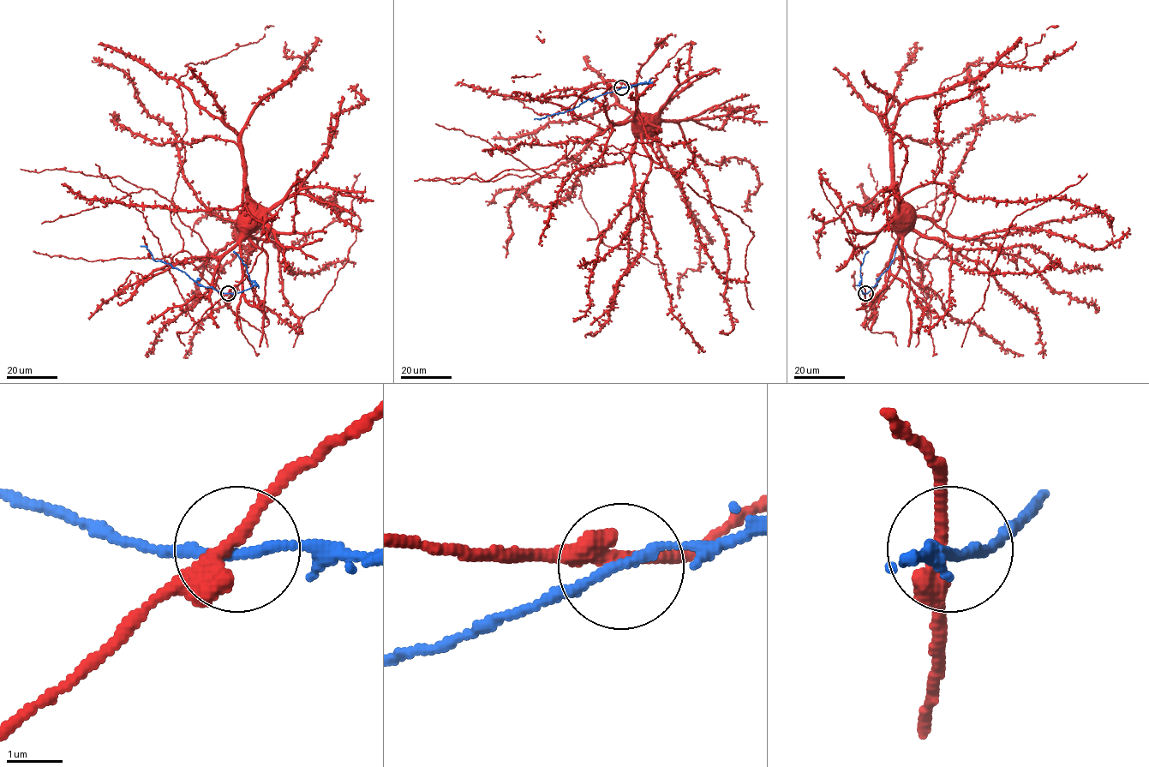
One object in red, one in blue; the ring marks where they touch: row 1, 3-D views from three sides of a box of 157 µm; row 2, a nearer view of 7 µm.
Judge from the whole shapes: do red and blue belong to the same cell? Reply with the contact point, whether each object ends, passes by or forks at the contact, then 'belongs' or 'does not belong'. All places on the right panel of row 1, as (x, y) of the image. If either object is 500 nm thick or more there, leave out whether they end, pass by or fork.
at (865, 293); red passes by; blue passes by; does not belong

